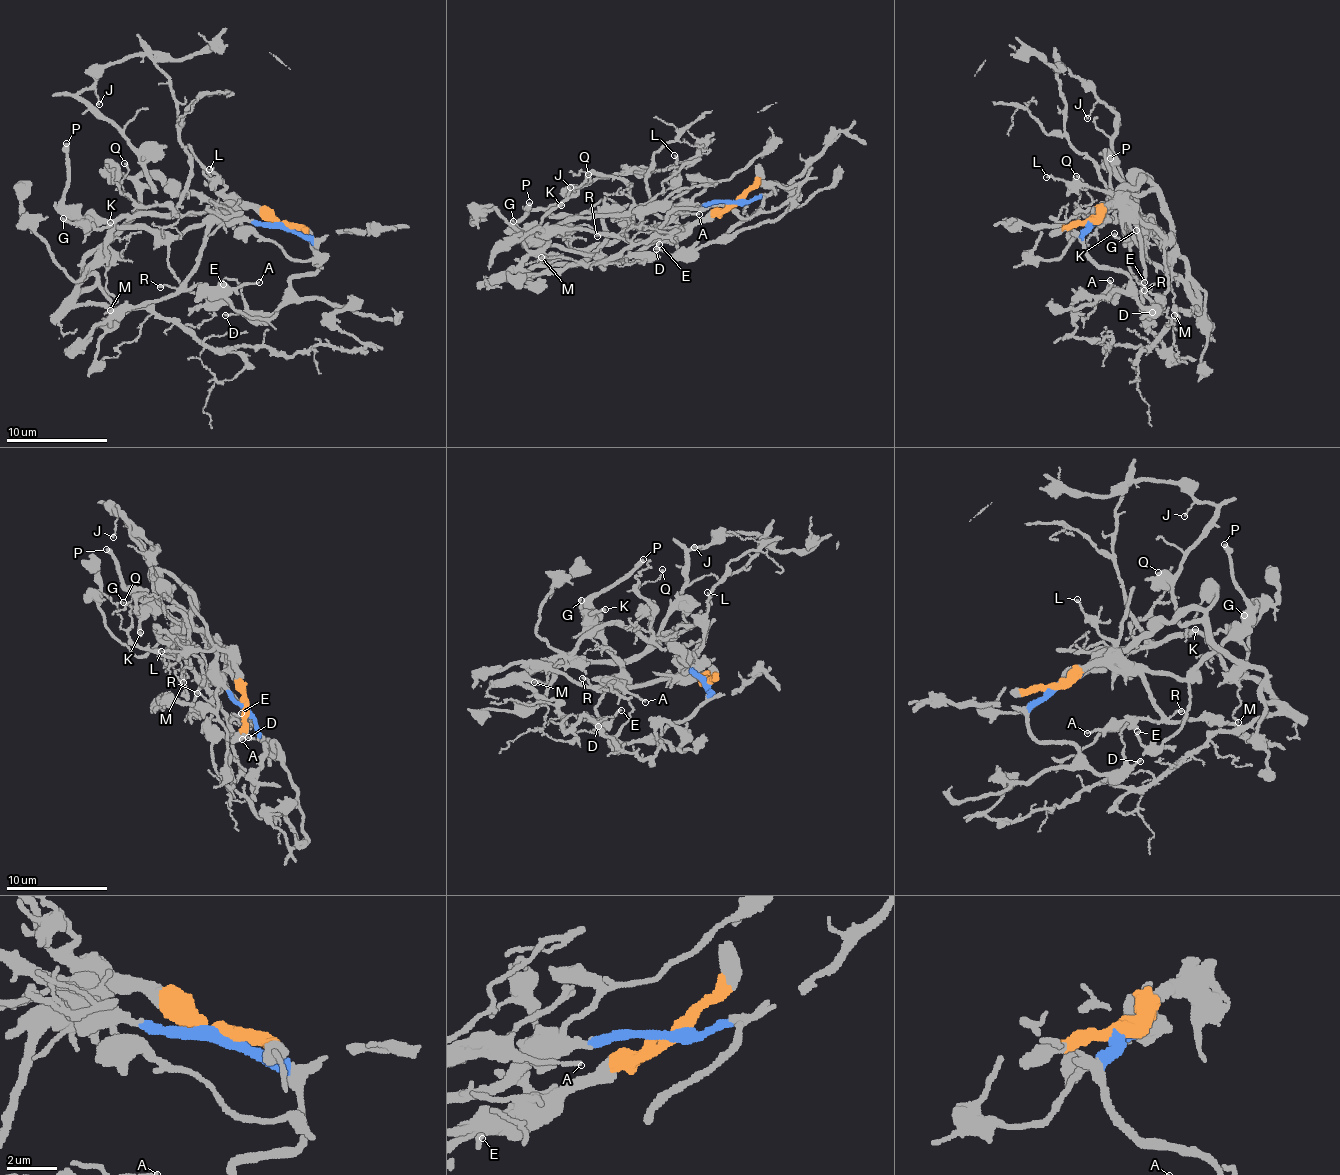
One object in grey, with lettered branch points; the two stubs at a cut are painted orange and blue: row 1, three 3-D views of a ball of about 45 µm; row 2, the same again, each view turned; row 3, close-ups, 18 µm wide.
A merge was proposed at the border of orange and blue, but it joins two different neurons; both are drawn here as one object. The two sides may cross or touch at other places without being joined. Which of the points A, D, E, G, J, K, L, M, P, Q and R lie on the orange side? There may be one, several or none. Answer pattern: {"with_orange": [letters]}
{"with_orange": ["A", "E", "G", "K", "L", "P", "R"]}

